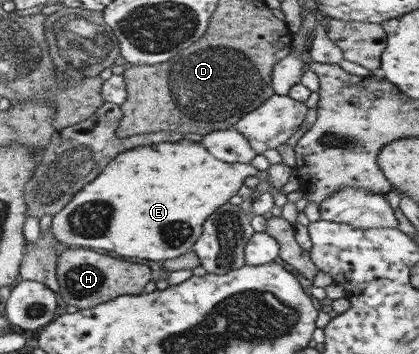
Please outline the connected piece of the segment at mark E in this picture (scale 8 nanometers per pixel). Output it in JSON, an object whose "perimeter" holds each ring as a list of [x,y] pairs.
{"perimeter":[[[181,139],[175,143],[163,145],[145,145],[143,149],[131,149],[120,156],[117,161],[103,171],[97,181],[85,185],[73,201],[67,205],[53,220],[53,233],[56,241],[63,246],[115,251],[123,257],[139,257],[151,261],[166,262],[189,253],[193,245],[201,239],[205,229],[205,221],[225,203],[231,201],[245,185],[247,177],[261,177],[263,174],[250,163],[227,163],[209,153],[202,142]]]}

